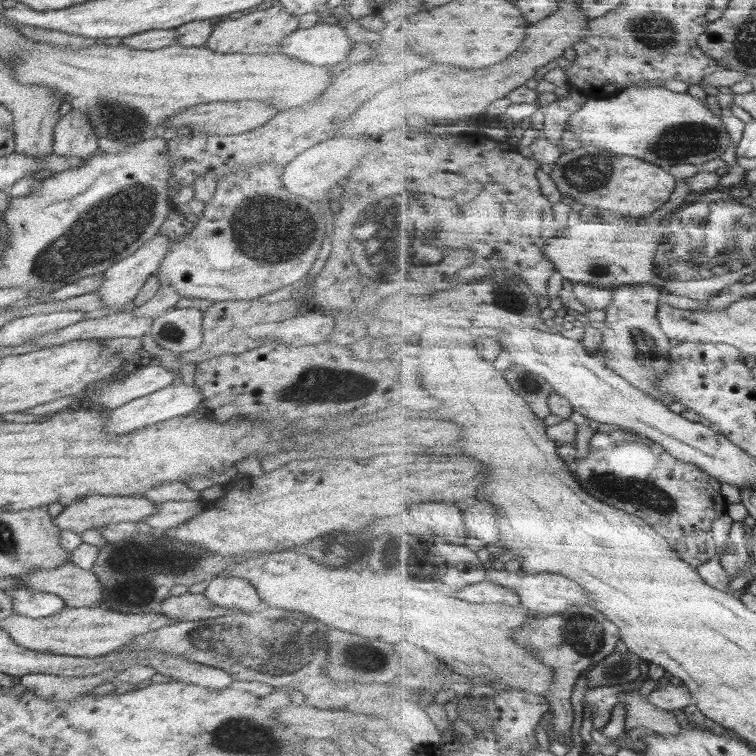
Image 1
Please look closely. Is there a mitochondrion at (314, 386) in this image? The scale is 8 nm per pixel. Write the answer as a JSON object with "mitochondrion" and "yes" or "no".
{"mitochondrion":"yes"}

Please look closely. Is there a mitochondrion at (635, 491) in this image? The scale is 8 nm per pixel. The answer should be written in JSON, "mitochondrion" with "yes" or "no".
{"mitochondrion":"yes"}

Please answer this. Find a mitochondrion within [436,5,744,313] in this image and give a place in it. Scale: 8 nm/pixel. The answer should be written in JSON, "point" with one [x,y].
{"point":[679,142]}

